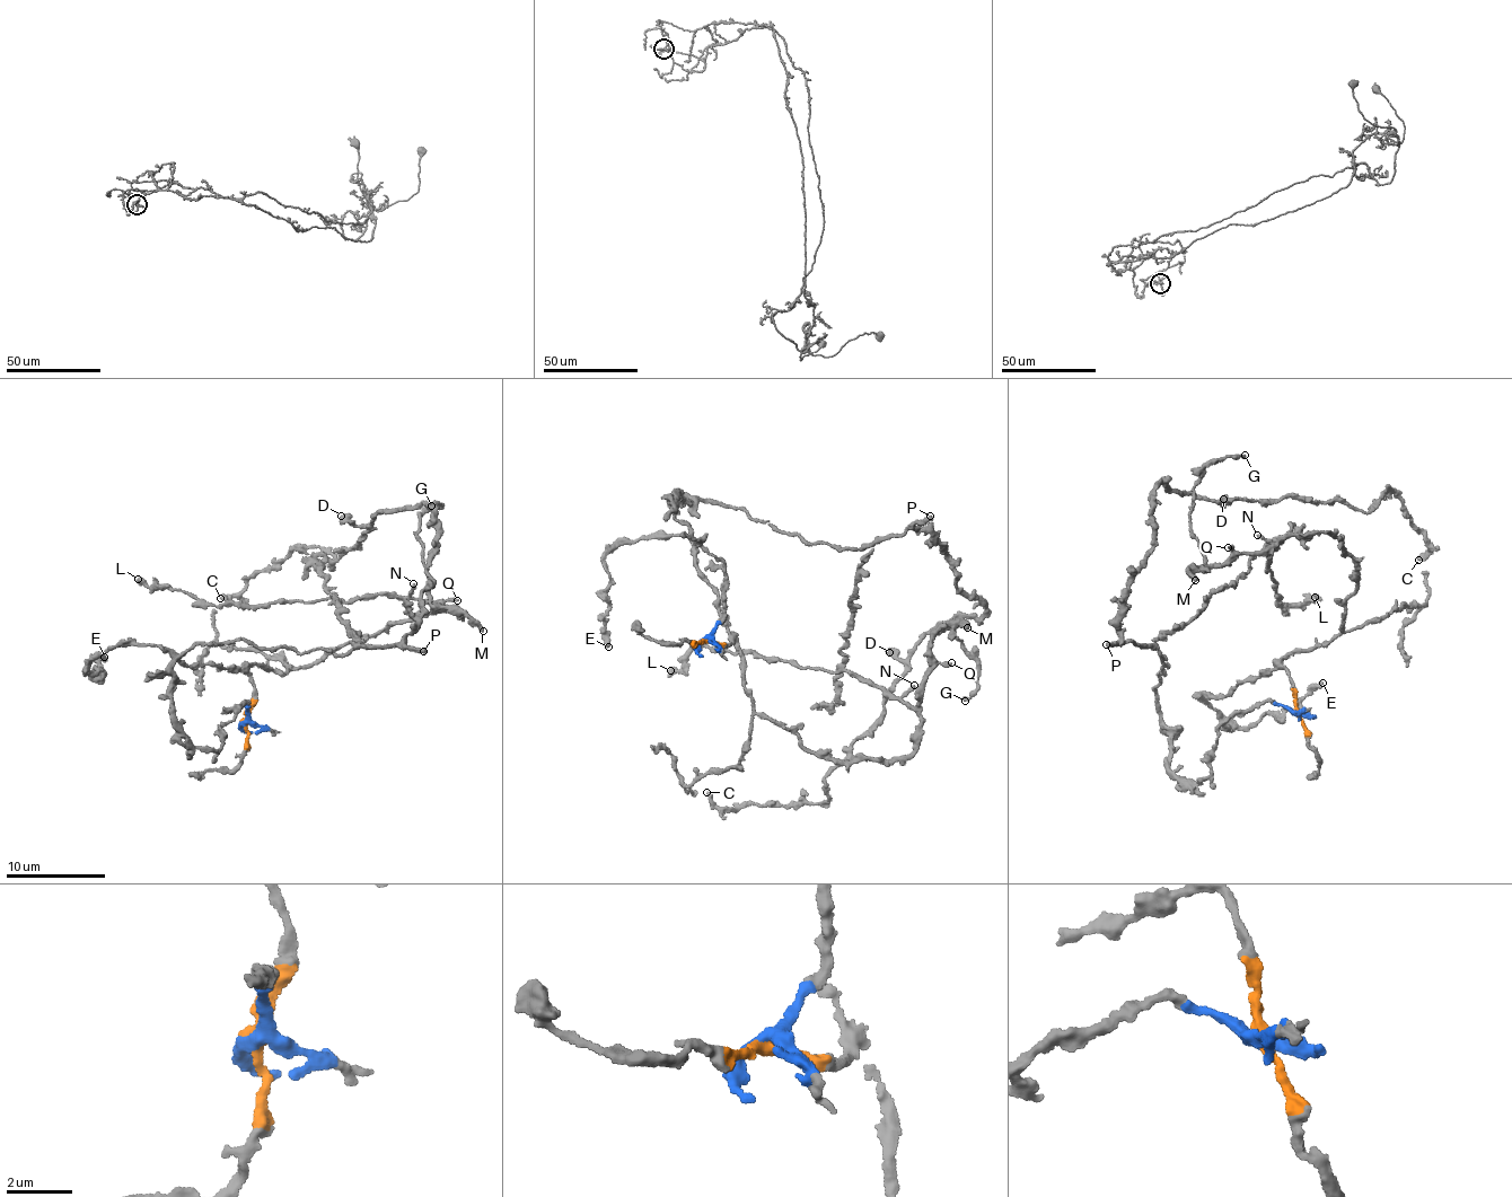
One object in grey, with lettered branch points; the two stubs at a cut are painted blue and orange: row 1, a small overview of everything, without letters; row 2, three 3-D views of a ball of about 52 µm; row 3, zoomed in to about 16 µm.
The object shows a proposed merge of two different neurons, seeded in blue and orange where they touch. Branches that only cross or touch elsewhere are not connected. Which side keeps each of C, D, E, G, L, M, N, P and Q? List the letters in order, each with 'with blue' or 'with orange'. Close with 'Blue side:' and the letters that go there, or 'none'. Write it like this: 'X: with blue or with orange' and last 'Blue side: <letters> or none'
C: with blue
D: with blue
E: with orange
G: with orange
L: with orange
M: with orange
N: with orange
P: with blue
Q: with orange
Blue side: C, D, P

